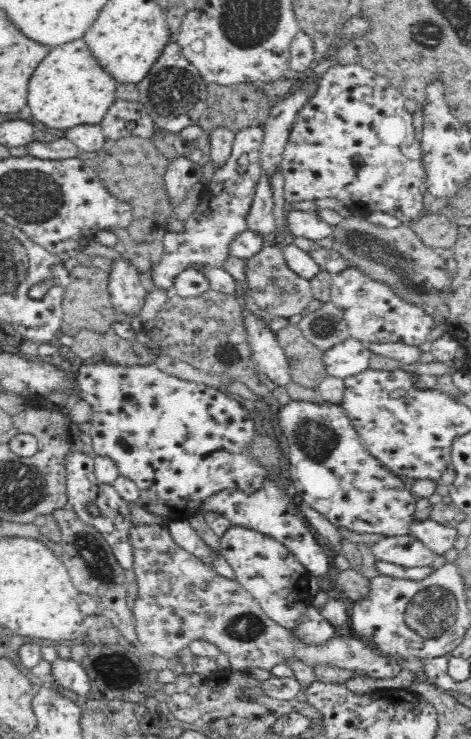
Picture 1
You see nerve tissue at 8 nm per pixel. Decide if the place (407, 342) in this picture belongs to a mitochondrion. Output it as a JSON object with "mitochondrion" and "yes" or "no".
{"mitochondrion":"no"}

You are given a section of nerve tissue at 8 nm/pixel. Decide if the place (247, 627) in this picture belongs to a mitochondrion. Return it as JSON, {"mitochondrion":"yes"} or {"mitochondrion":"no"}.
{"mitochondrion":"yes"}

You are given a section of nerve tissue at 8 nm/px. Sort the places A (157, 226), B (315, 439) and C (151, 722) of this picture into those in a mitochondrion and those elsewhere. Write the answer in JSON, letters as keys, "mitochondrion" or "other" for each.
{"A":"other","B":"mitochondrion","C":"other"}

